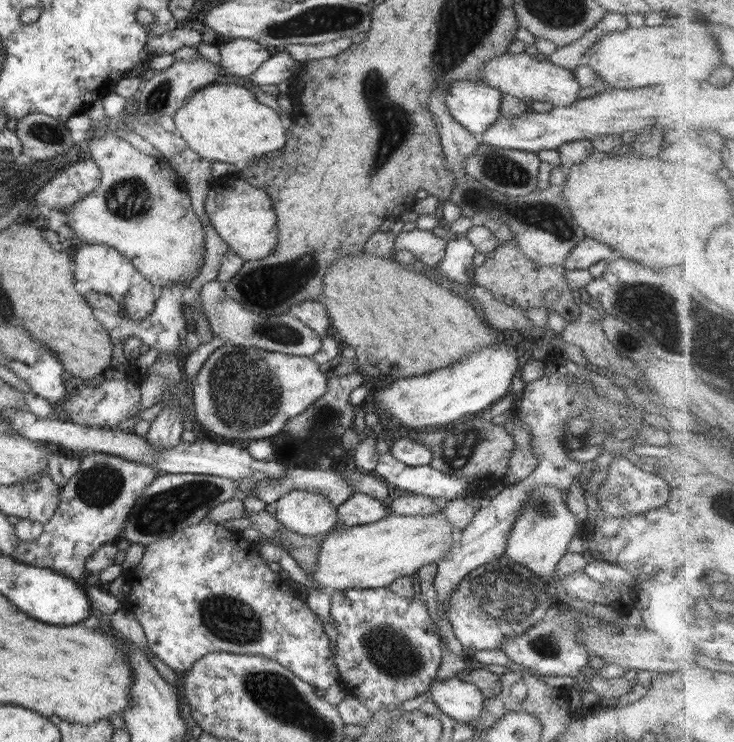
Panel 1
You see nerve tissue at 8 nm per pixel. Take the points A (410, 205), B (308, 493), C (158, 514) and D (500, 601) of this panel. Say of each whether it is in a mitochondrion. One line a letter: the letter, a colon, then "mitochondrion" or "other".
A: other
B: other
C: mitochondrion
D: mitochondrion

